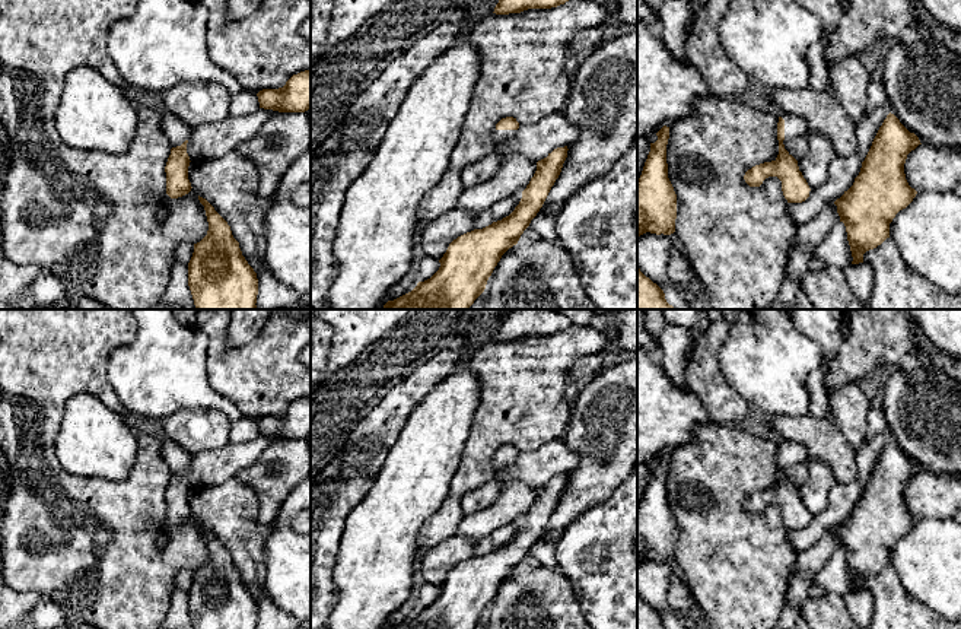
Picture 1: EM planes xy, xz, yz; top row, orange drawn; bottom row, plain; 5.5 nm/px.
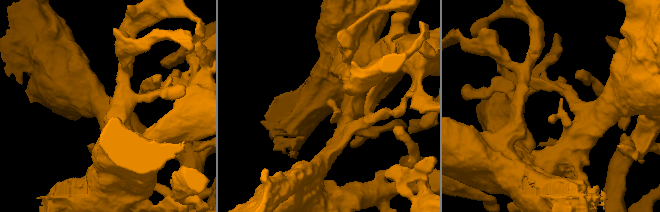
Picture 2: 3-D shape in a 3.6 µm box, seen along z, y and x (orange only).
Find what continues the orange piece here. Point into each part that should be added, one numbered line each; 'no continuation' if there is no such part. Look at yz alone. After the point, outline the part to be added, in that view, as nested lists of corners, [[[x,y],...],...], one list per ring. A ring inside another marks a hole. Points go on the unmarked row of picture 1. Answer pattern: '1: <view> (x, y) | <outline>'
1: yz (795, 453) | [[[782,441],[782,445],[785,447],[785,476],[787,476],[787,470],[798,464],[808,461],[808,451],[804,445],[792,441]]]

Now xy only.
1: xy (177, 458) | [[[171,439],[162,442],[162,457],[165,458],[171,468],[171,476],[181,473],[185,467],[188,467],[191,460],[191,454],[178,447]]]

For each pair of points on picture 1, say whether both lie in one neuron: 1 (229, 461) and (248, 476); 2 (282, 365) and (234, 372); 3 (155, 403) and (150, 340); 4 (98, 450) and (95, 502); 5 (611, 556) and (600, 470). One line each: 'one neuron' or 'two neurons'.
1: two neurons
2: one neuron
3: one neuron
4: two neurons
5: two neurons

